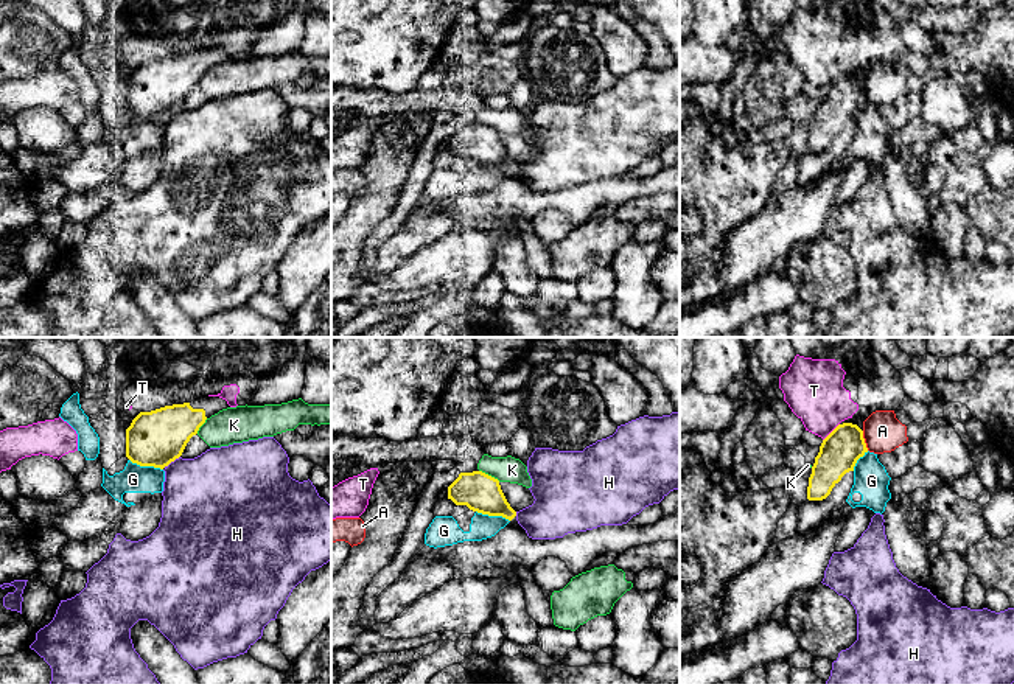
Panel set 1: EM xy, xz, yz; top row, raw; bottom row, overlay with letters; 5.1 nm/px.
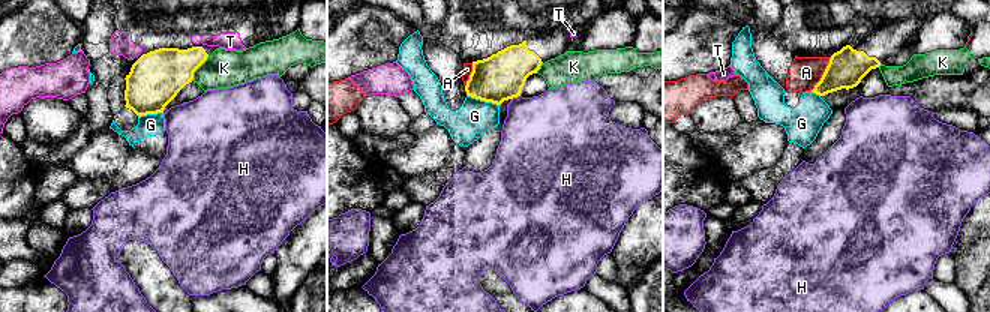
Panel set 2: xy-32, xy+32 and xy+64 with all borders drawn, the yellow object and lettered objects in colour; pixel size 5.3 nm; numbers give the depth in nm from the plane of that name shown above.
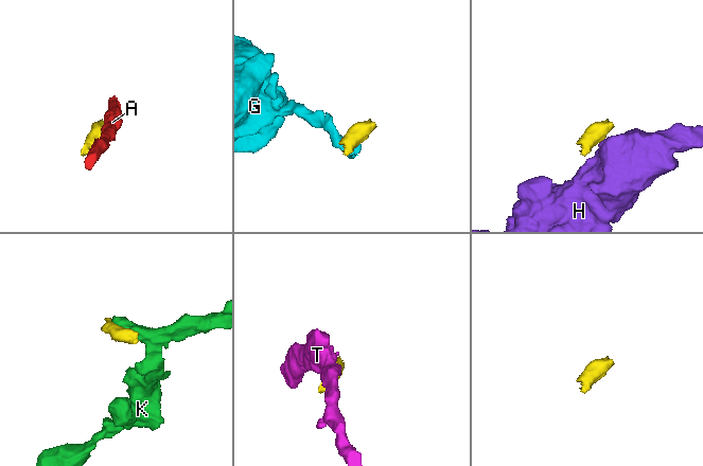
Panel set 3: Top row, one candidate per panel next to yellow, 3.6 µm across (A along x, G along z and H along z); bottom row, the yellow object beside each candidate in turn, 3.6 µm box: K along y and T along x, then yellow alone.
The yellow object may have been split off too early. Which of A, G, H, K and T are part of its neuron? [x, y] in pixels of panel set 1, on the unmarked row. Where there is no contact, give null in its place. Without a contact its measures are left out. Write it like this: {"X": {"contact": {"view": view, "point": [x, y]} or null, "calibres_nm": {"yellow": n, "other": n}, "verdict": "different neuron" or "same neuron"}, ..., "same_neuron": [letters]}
{"A": {"contact": {"view": "yz", "point": [863, 92]}, "calibres_nm": {"yellow": 200, "other": 200}, "verdict": "different neuron"}, "G": {"contact": {"view": "xy", "point": [146, 117]}, "calibres_nm": {"yellow": 280, "other": 140}, "verdict": "different neuron"}, "H": {"contact": {"view": "xy", "point": [171, 112]}, "calibres_nm": {"yellow": 280, "other": 420}, "verdict": "different neuron"}, "K": {"contact": {"view": "xz", "point": [490, 128]}, "calibres_nm": {"yellow": 200, "other": 130}, "verdict": "different neuron"}, "T": {"contact": {"view": "yz", "point": [831, 84]}, "calibres_nm": {"yellow": 200, "other": 300}, "verdict": "different neuron"}, "same_neuron": []}

